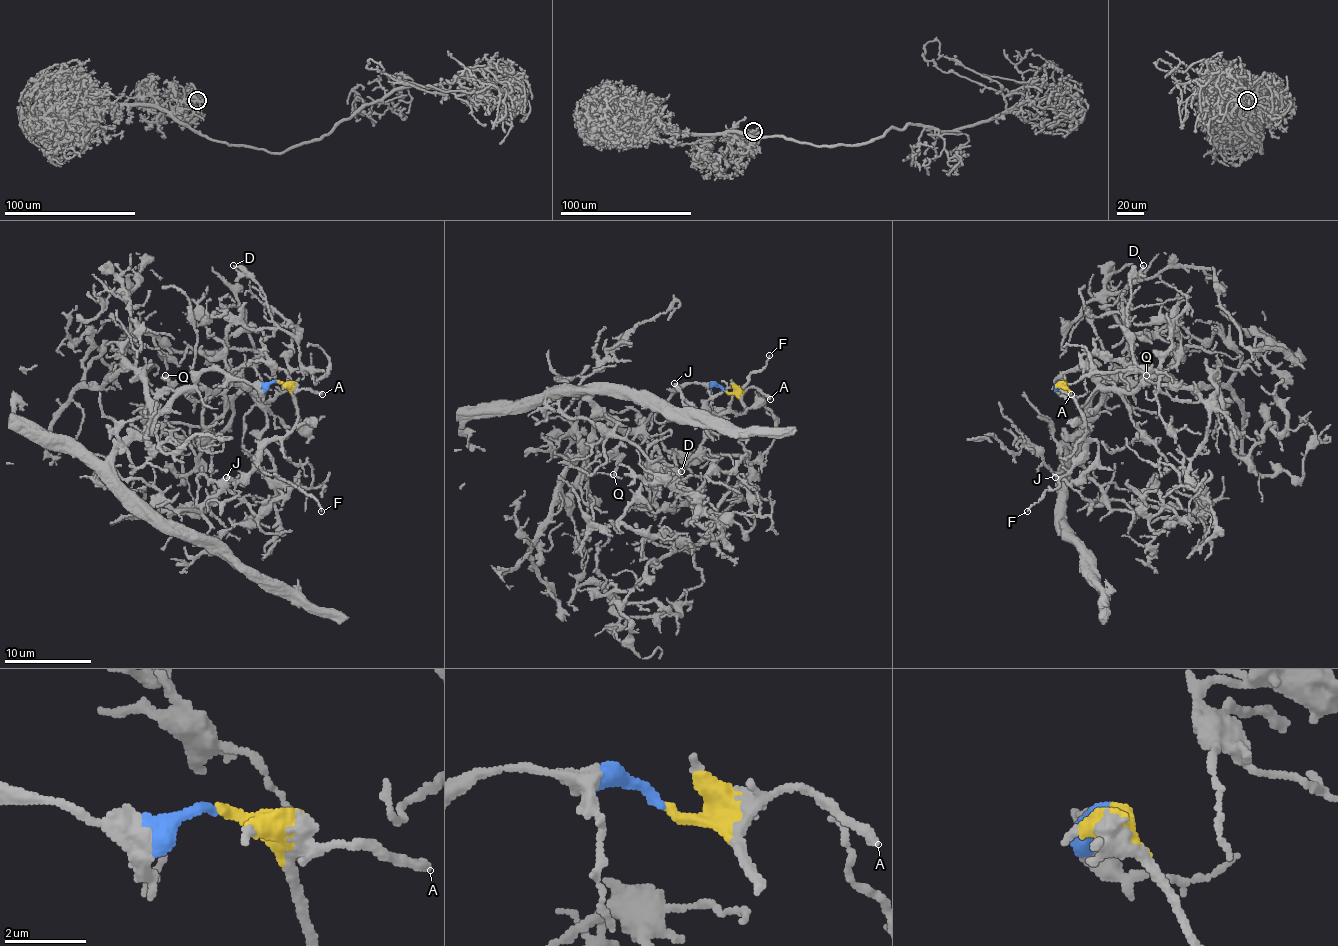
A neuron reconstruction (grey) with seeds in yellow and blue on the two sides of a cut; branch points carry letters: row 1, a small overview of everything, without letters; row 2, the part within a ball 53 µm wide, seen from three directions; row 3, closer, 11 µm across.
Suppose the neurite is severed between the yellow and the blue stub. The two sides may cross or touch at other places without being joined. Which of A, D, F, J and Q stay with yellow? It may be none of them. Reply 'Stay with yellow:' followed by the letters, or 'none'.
Stay with yellow: A, F, J

